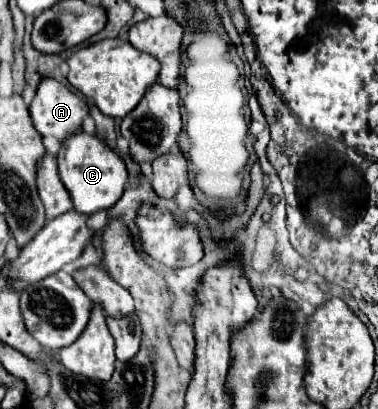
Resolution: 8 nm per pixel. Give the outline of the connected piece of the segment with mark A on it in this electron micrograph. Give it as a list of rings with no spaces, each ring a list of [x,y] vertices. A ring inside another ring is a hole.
[[[44,78],[30,104],[30,116],[34,128],[42,136],[54,136],[64,142],[72,132],[80,132],[82,122],[88,116],[88,106],[64,84]]]

